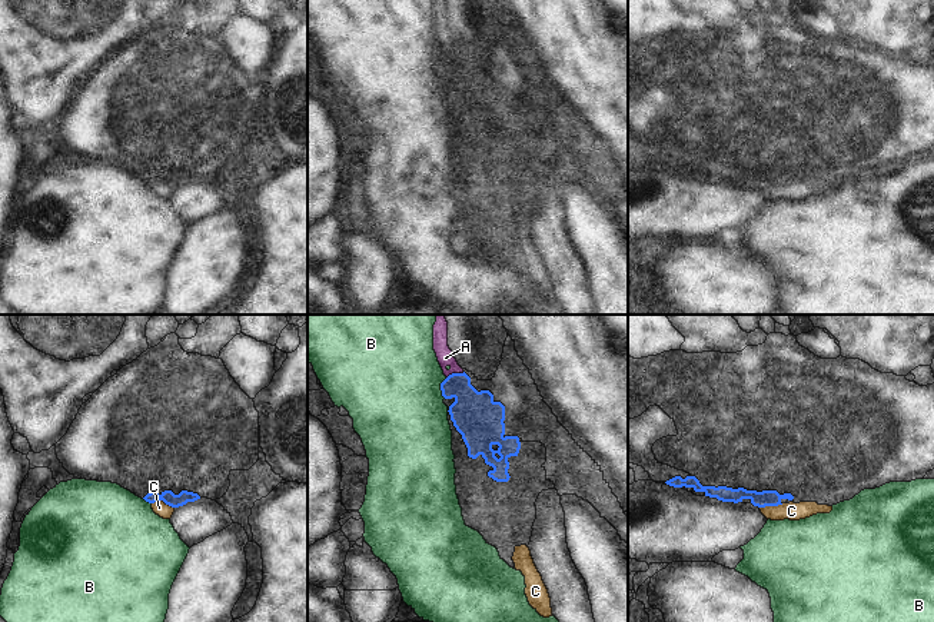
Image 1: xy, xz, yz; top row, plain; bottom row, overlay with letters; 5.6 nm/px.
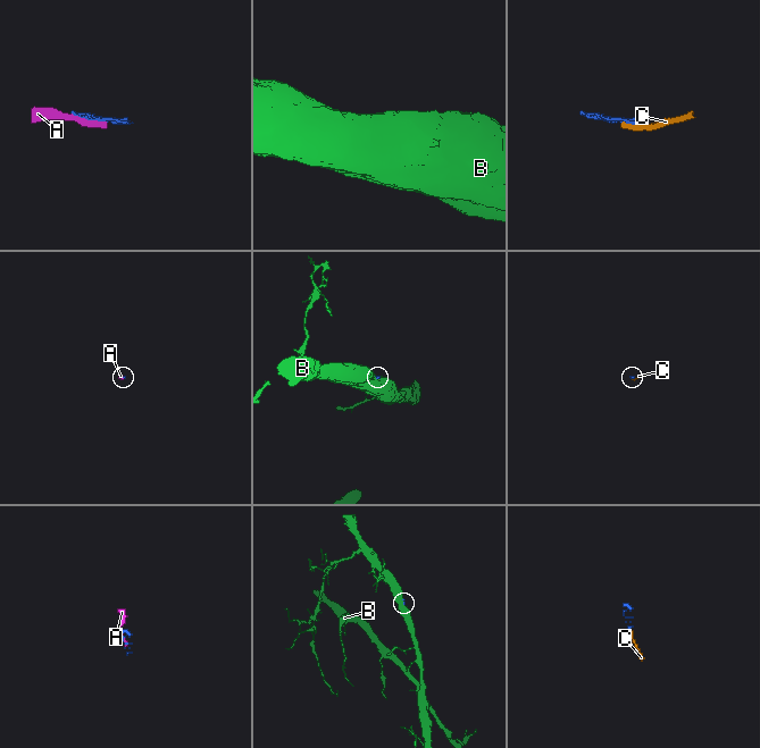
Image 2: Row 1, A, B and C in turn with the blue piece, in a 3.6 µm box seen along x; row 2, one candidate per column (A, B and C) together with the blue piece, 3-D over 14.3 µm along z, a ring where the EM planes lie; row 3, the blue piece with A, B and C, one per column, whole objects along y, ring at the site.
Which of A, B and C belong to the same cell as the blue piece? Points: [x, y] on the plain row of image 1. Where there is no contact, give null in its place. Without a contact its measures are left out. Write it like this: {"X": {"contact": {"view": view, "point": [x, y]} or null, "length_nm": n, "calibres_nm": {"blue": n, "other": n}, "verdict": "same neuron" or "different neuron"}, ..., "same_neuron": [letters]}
{"A": {"contact": {"view": "xz", "point": [455, 53]}, "length_nm": 110, "calibres_nm": {"blue": 260, "other": 90}, "verdict": "different neuron"}, "B": {"contact": {"view": "xz", "point": [441, 67]}, "length_nm": 120, "calibres_nm": {"blue": 260, "other": 500}, "verdict": "different neuron"}, "C": {"contact": {"view": "yz", "point": [771, 185]}, "length_nm": 140, "calibres_nm": {"blue": 100, "other": 100}, "verdict": "different neuron"}, "same_neuron": []}

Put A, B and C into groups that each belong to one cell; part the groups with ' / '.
A C / B

